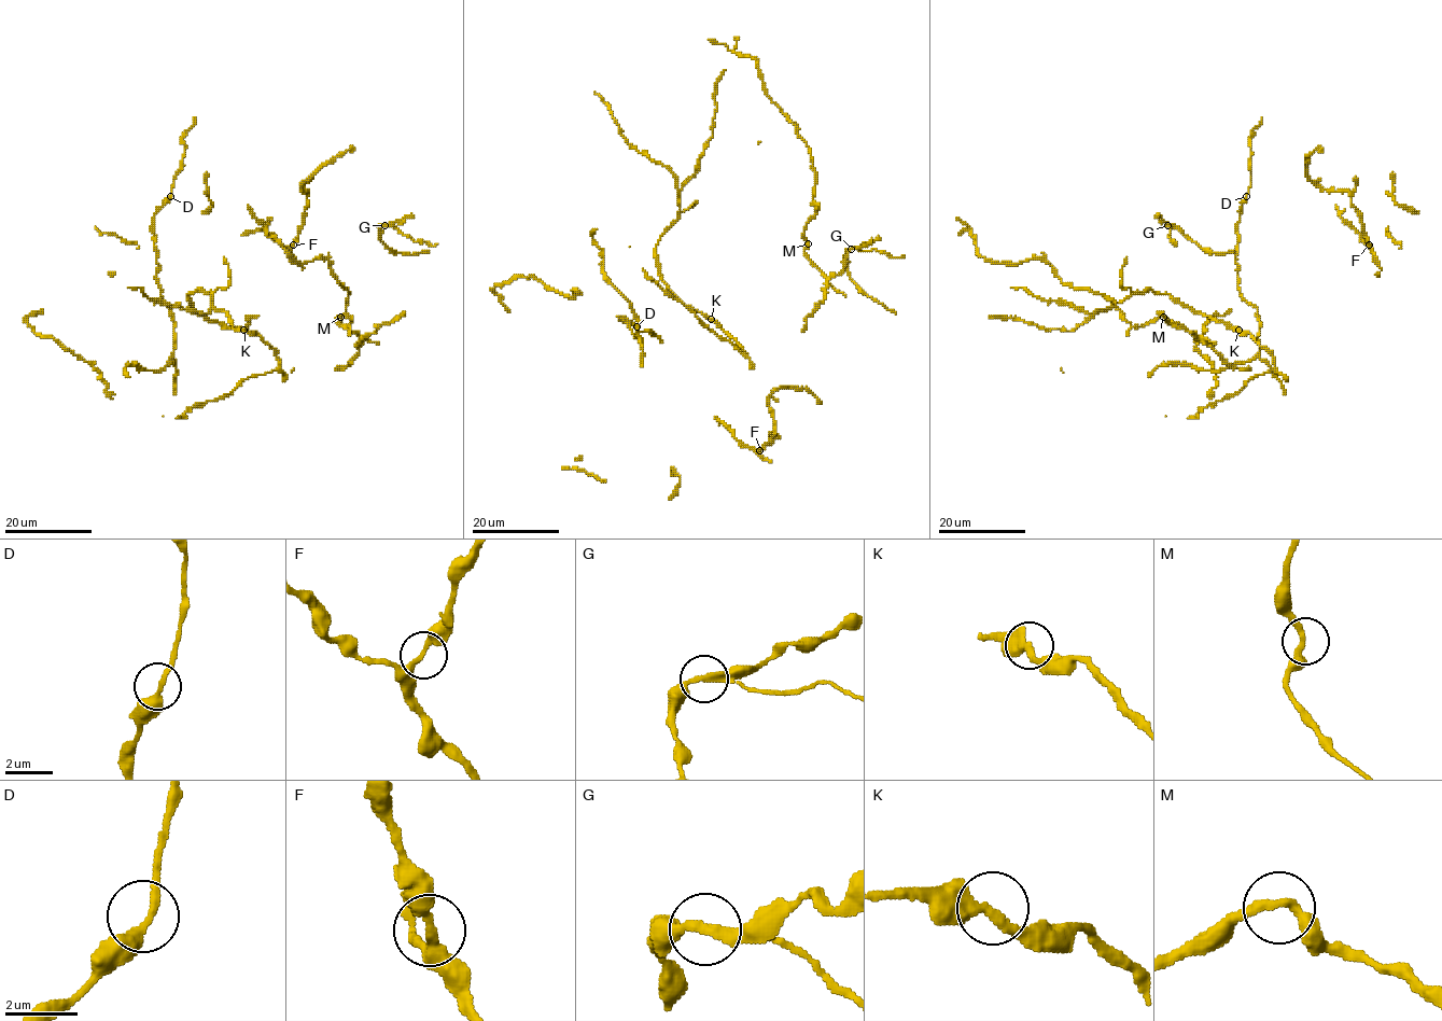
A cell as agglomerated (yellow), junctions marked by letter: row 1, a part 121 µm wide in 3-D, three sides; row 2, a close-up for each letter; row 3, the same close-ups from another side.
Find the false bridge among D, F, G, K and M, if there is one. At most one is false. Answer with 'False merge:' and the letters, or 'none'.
False merge: G

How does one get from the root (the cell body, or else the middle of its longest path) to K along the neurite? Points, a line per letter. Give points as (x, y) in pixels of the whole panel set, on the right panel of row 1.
K: (1201, 407), (1235, 394), (1250, 378), (1275, 366), (1274, 358), (1247, 332), (1238, 330)

